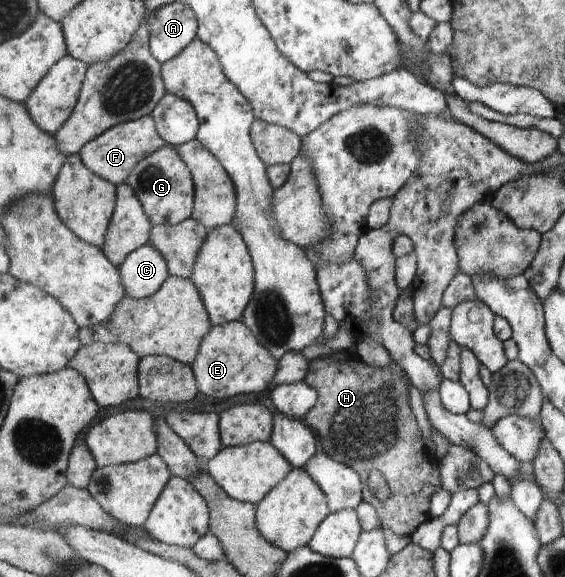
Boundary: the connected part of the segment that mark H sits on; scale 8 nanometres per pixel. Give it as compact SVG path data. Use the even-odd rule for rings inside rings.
M358 354L349 356L347 362L335 358L317 358L308 362L308 372L303 380L317 390L319 398L318 404L315 404L304 421L314 432L318 432L325 453L359 474L363 484L363 501L377 510L385 528L389 528L397 536L411 540L414 533L433 518L428 504L433 494L442 488L442 469L441 462L430 456L425 440L421 440L417 418L409 404L408 385L412 381L403 366L391 359L388 367L375 368L361 361ZM371 470L379 471L390 488L390 495L383 502L369 492L367 478Z

